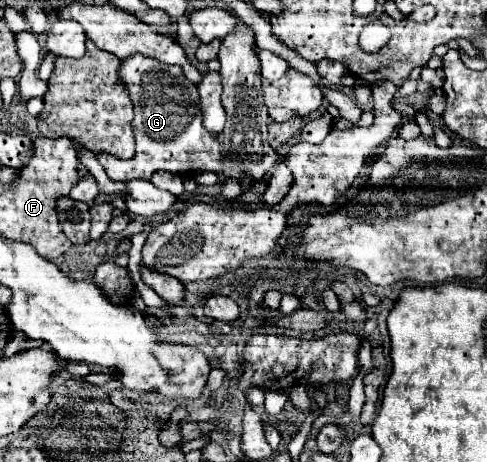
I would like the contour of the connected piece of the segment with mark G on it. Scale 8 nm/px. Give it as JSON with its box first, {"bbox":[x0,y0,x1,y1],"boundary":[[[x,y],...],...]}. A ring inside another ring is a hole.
{"bbox":[118,54,226,180],"boundary":[[[132,54],[120,62],[118,78],[126,86],[132,106],[136,110],[136,118],[132,120],[132,128],[136,132],[136,154],[130,160],[134,164],[134,178],[150,180],[156,170],[168,170],[180,176],[210,170],[226,176],[226,162],[220,148],[220,140],[204,128],[198,90],[184,76],[180,66],[162,64],[154,58]]]}

